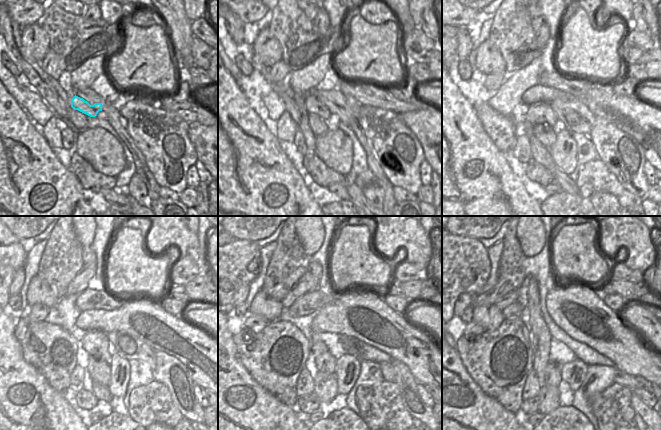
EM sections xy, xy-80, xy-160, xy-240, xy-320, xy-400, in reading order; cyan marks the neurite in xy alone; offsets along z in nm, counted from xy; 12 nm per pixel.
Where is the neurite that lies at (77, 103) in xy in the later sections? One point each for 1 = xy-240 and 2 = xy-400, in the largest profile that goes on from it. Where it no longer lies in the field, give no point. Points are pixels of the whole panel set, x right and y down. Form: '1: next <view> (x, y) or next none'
1: next xy-240 (96, 343)
2: next xy-400 (553, 370)

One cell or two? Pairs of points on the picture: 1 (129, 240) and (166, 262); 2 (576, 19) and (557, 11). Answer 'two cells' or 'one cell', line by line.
1: one cell
2: two cells

